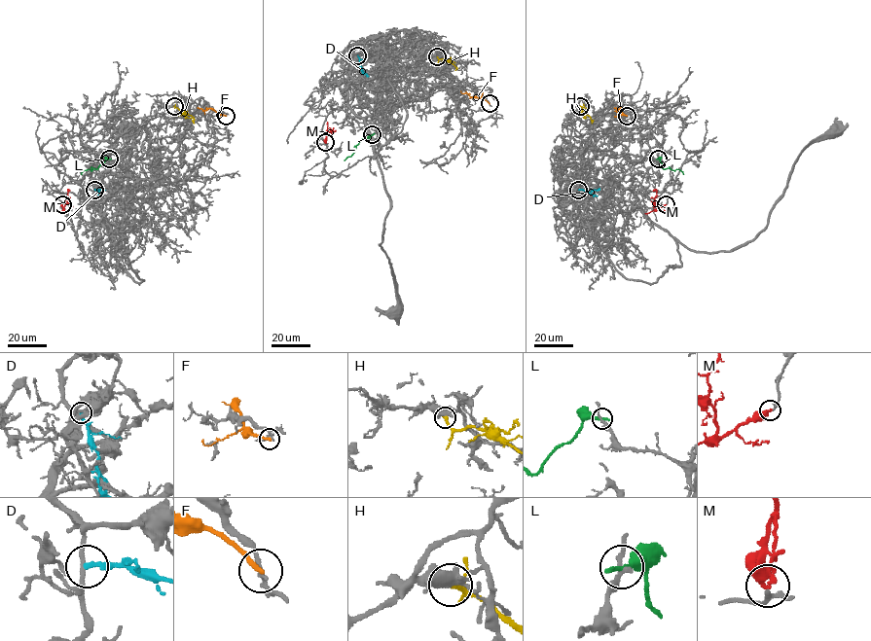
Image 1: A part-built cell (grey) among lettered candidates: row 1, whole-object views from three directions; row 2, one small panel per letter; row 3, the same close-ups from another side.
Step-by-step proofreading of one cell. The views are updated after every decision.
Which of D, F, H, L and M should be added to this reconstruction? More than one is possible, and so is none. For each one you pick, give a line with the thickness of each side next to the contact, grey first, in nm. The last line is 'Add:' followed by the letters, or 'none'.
M: 150 nm thick on the grey side, 440 nm on the other
Add: M

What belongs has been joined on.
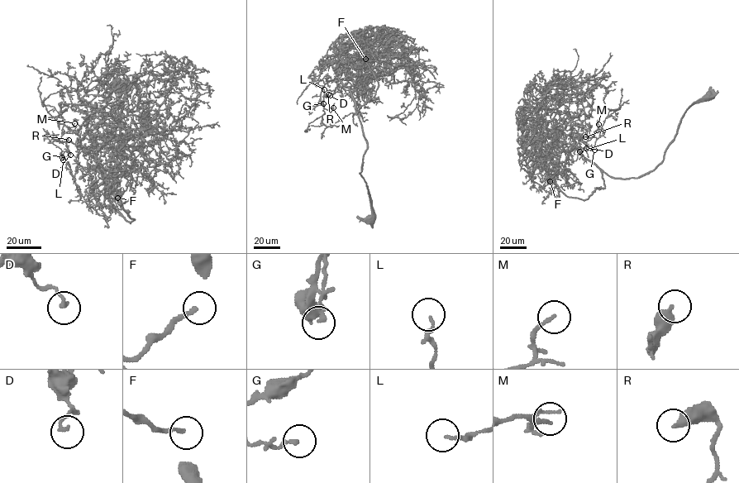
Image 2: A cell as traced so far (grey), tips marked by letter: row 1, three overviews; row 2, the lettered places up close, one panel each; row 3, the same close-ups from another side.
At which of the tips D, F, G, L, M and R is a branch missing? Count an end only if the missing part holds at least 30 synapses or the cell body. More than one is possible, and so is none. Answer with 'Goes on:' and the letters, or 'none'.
Goes on: F, M

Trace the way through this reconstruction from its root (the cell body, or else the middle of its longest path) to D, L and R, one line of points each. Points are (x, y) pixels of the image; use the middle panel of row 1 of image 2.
D: (369, 221), (372, 205), (359, 174), (367, 140), (355, 102), (338, 79), (324, 85), (316, 106), (330, 95)
L: (369, 221), (372, 205), (359, 174), (367, 140), (355, 102), (332, 79), (316, 106), (324, 89)
R: (369, 221), (372, 205), (359, 174), (367, 140), (355, 102), (338, 79), (324, 85), (316, 106), (328, 94)

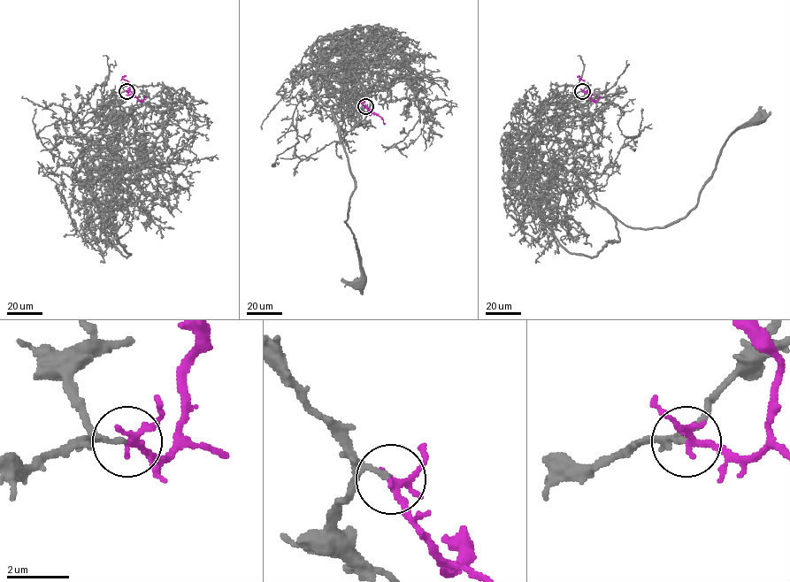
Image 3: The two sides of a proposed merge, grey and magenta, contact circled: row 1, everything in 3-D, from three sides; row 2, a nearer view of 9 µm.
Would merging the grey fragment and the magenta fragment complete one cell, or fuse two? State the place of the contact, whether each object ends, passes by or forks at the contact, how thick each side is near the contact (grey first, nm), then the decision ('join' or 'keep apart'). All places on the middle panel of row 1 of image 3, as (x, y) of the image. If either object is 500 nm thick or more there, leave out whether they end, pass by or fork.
(365, 106) | grey ends | magenta forks | 160/170 nm | join

